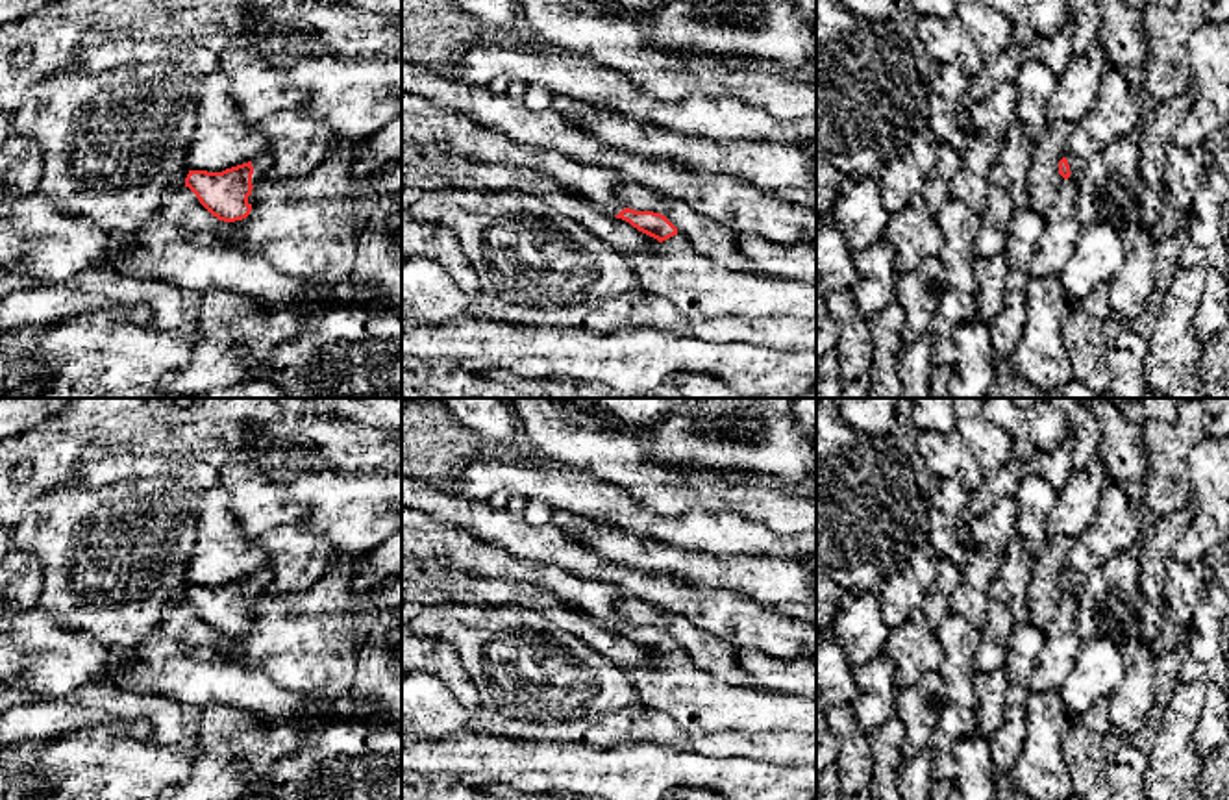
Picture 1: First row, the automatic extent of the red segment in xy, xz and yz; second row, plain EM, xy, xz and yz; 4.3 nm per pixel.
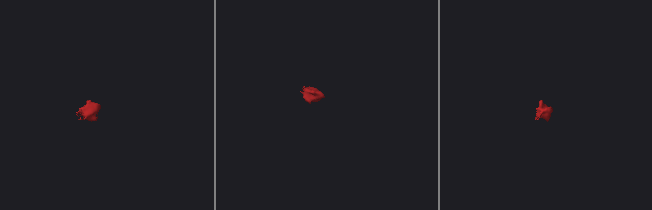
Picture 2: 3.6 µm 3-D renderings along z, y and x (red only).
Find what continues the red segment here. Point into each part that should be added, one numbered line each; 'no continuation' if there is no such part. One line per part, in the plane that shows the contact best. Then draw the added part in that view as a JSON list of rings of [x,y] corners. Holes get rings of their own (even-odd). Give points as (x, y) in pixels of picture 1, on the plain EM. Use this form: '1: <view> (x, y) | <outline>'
1: xy (261, 578) | [[[259,570],[252,574],[254,589],[252,589],[252,600],[255,600],[259,594],[268,591],[272,574],[268,570]]]

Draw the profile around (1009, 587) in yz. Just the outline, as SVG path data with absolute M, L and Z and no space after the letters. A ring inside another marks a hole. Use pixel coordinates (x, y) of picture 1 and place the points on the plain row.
M996 539L988 548L1001 557L999 572L988 589L990 598L1005 604L1014 620L1025 620L1033 557L1025 552L1020 539Z

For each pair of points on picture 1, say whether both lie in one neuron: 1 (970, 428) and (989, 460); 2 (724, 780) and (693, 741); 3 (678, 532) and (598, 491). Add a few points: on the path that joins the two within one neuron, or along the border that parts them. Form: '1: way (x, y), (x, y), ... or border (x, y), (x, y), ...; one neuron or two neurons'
1: way (978, 436), (989, 447), (989, 452); one neuron
2: border (663, 745), (713, 756), (732, 756); two neurons
3: way (657, 526), (619, 508); one neuron

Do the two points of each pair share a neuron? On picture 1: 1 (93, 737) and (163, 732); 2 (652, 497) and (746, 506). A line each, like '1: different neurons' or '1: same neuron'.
1: different neurons
2: different neurons

